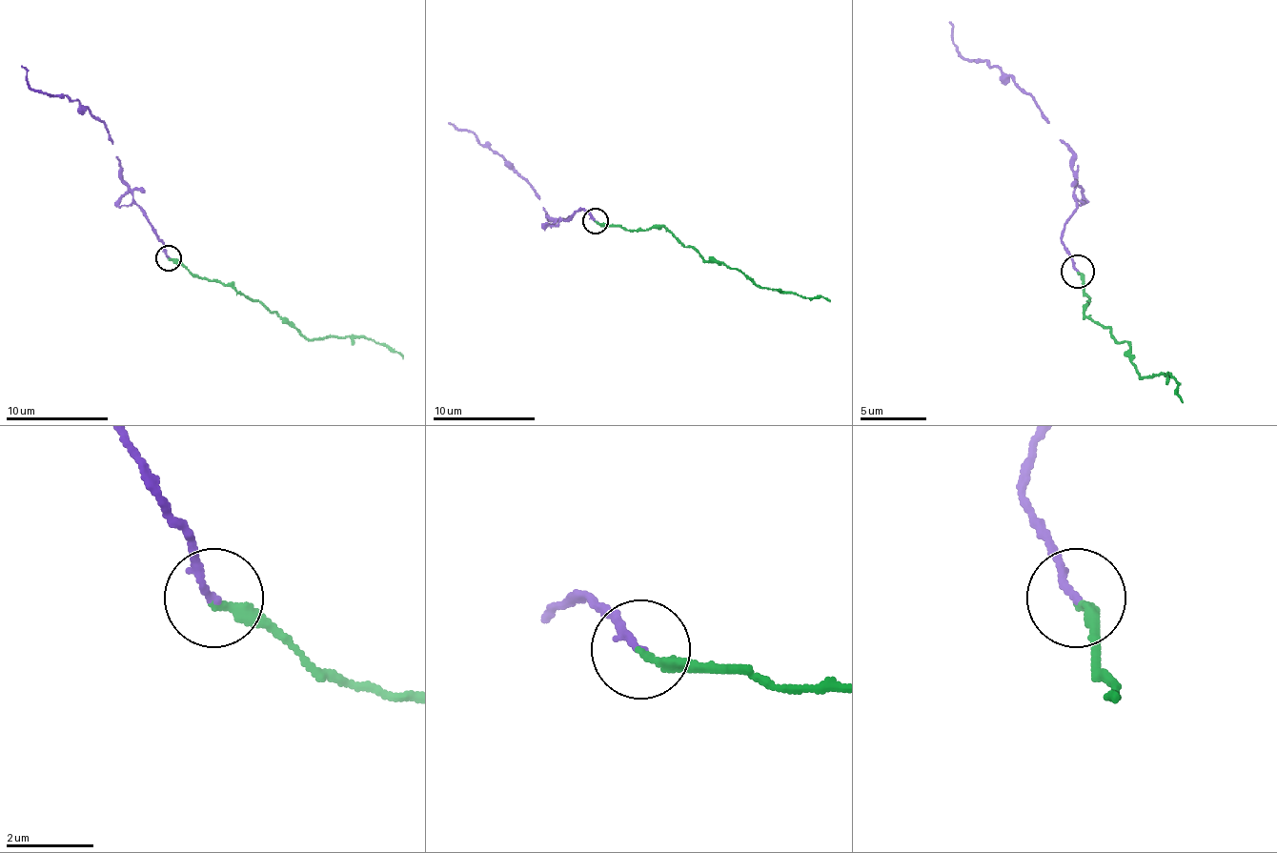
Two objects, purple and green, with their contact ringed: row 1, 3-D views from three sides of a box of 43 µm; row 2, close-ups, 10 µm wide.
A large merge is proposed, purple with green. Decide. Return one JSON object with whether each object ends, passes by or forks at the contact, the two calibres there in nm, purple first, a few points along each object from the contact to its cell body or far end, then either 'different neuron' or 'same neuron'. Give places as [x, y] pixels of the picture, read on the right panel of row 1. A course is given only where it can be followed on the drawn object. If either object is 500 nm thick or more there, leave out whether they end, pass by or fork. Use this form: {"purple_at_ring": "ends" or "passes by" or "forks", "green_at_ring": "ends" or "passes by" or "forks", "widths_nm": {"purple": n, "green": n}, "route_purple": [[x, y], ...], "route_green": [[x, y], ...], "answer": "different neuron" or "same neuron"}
{"purple_at_ring": "ends", "green_at_ring": "ends", "widths_nm": {"purple": 160, "green": 240}, "route_purple": [[1079, 272], [1062, 242], [1075, 209], [1072, 152], [1039, 106], [995, 66], [968, 62], [959, 52], [948, 22]], "route_green": [[1079, 272], [1088, 295], [1085, 312], [1128, 345], [1142, 378], [1171, 375], [1178, 382], [1182, 402]], "answer": "same neuron"}

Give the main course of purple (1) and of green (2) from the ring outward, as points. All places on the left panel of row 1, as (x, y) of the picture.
1: (168, 258), (157, 235), (125, 181), (109, 131), (76, 99), (50, 97), (32, 90), (22, 66)
2: (168, 258), (181, 261), (198, 276), (237, 289), (312, 340), (370, 337), (385, 342), (403, 358)

